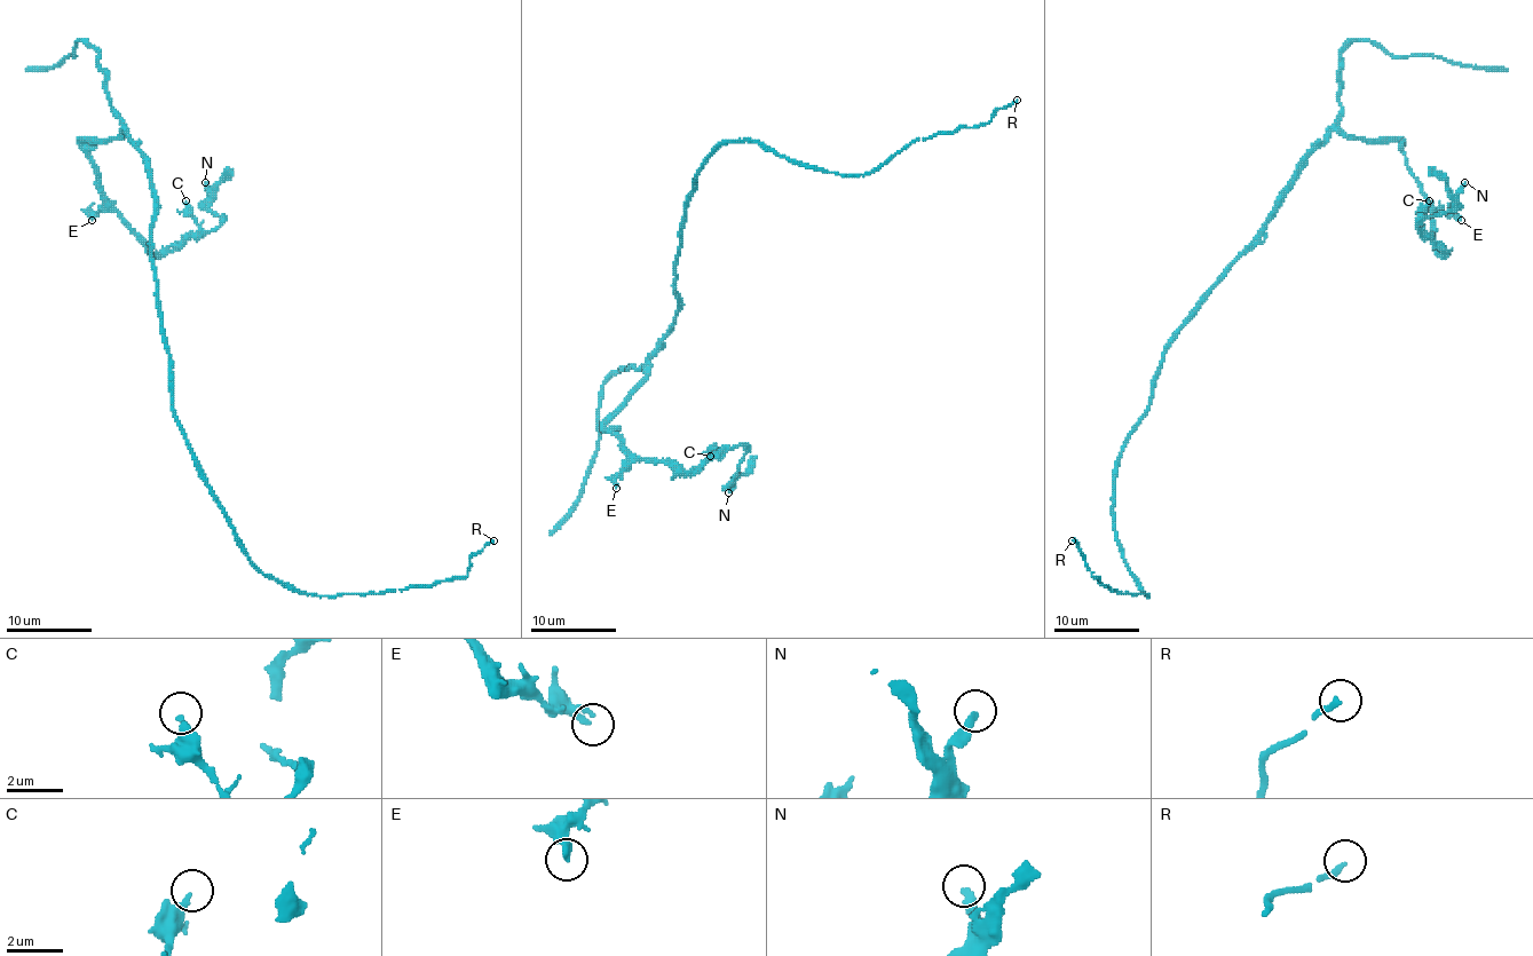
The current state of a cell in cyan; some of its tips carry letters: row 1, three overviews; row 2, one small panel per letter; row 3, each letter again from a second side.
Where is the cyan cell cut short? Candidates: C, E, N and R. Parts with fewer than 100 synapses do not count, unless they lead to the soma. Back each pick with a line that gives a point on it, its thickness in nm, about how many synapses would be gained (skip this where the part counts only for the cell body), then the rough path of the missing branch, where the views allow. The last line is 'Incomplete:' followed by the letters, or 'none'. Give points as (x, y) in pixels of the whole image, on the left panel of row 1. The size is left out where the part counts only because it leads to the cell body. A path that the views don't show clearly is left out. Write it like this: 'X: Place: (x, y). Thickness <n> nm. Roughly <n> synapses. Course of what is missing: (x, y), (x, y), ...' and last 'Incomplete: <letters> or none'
Incomplete: none

